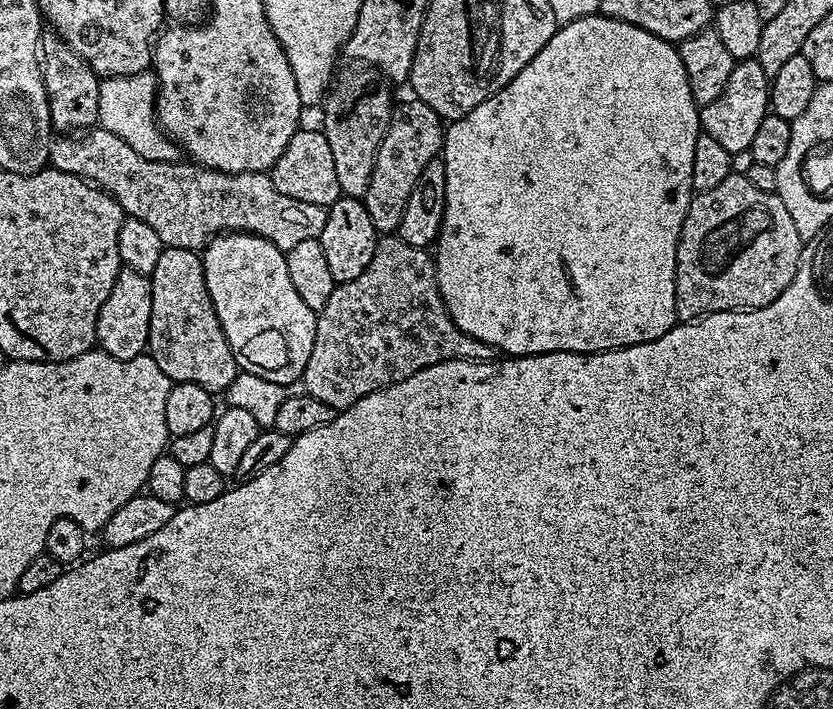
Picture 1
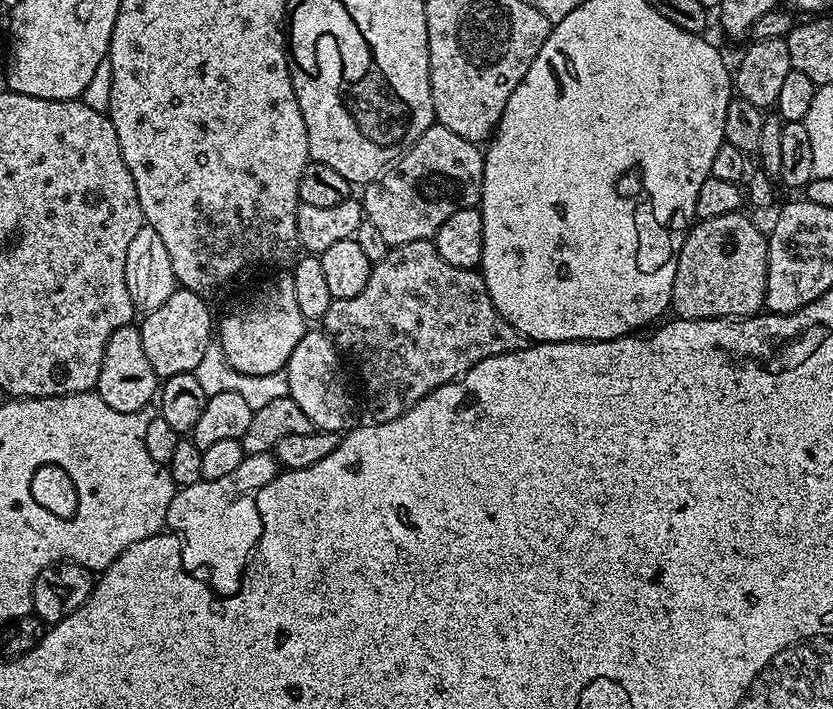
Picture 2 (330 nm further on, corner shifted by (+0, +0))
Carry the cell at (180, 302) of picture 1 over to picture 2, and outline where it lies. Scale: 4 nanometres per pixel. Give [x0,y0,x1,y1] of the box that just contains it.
[139,287,214,378]

